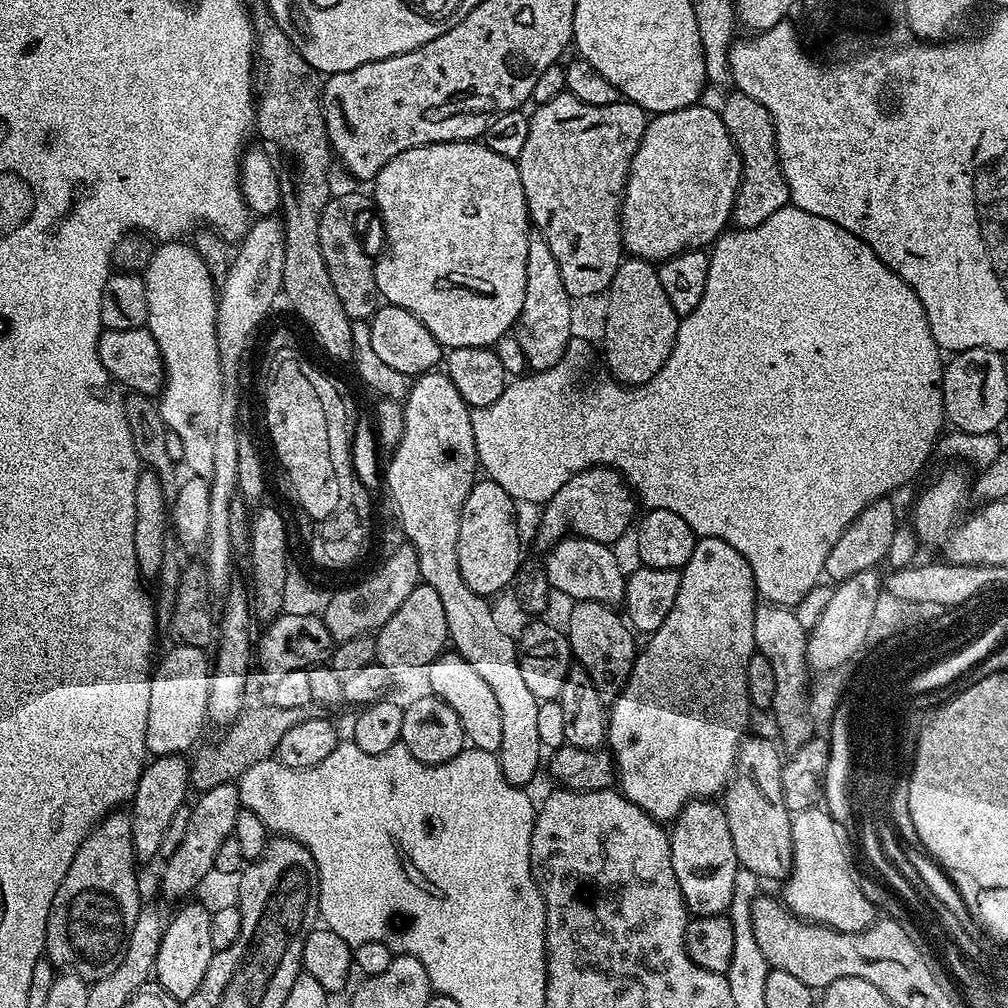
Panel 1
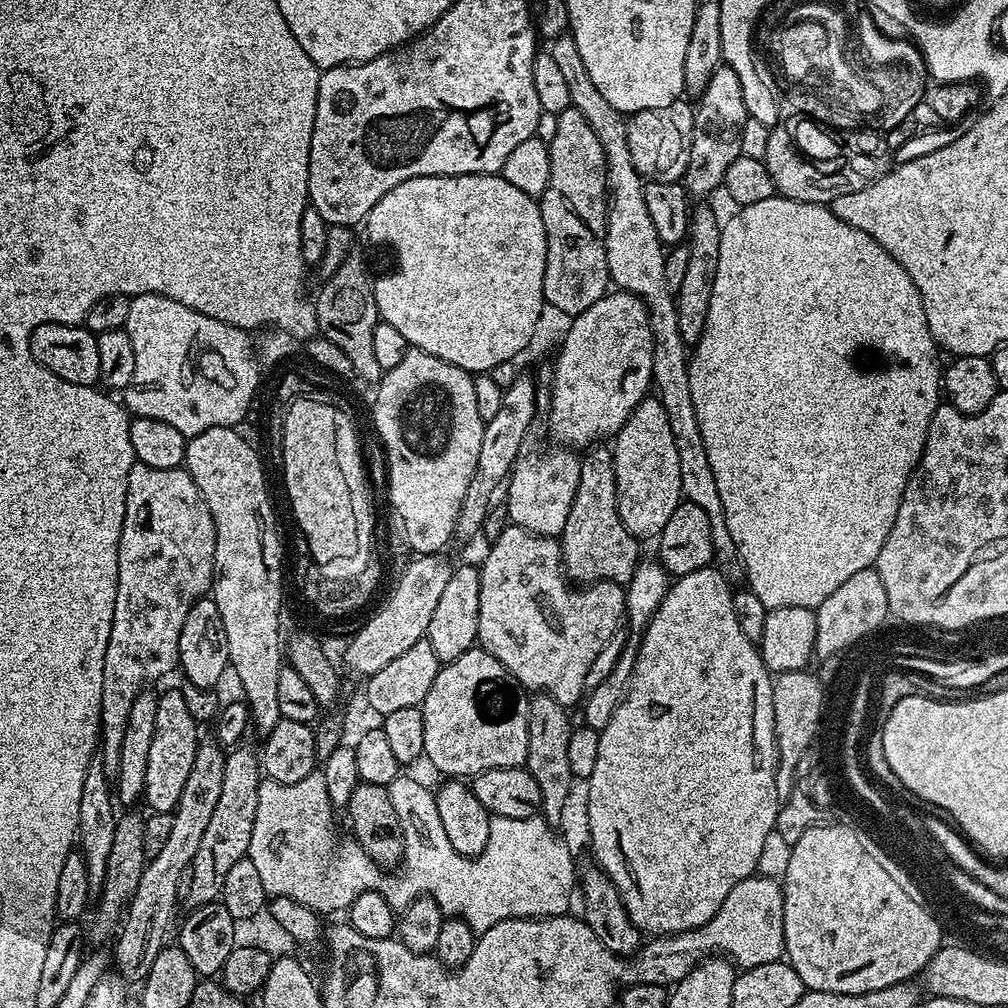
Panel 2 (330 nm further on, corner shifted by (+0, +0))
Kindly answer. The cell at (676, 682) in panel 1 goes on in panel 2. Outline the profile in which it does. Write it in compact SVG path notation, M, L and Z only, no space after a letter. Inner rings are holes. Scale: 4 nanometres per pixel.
M715 566L694 570L694 574L677 576L671 581L668 592L662 598L658 610L653 614L647 628L643 629L641 636L644 637L641 638L640 644L638 643L636 648L636 665L632 671L632 680L628 684L628 690L625 692L618 710L614 710L610 722L606 722L606 726L599 729L598 762L594 762L594 774L588 777L586 781L586 787L588 787L588 832L592 835L592 852L596 855L601 870L612 879L610 880L611 887L616 888L618 894L622 894L622 902L626 906L634 926L649 937L673 936L675 932L692 932L696 928L701 928L706 922L710 922L710 918L714 918L714 914L718 914L722 902L726 902L726 894L730 894L730 890L734 890L734 886L738 886L738 882L742 882L759 869L756 867L759 866L760 859L764 856L764 847L768 844L768 835L770 837L773 835L776 819L780 813L782 798L776 789L776 727L774 726L774 698L772 697L774 680L768 671L768 667L764 664L764 659L760 656L757 645L750 638L746 638L746 634L742 634L741 628L738 627L738 618L734 618L733 591L733 585L728 583L728 579Z

